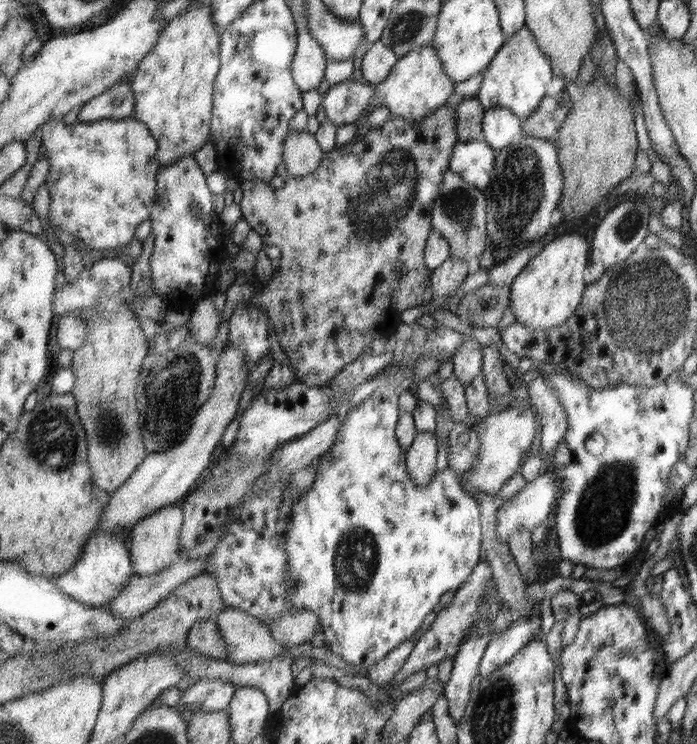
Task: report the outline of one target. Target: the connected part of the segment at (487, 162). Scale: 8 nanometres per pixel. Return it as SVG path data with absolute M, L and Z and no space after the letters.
M483 137L475 141L460 141L453 150L449 170L459 173L467 183L485 191L491 185L497 166L496 152Z

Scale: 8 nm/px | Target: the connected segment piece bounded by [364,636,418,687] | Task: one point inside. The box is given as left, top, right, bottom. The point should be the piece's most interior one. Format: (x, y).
(381, 673)

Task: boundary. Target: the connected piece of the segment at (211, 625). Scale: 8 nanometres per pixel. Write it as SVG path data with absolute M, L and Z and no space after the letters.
M203 619L193 625L187 639L188 648L207 658L228 660L227 642L223 640L216 619Z

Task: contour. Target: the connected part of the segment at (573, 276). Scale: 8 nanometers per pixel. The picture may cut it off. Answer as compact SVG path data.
M567 234L549 242L511 284L510 303L515 322L525 323L531 331L549 331L573 317L588 286L585 268L591 264L591 252L585 234Z

